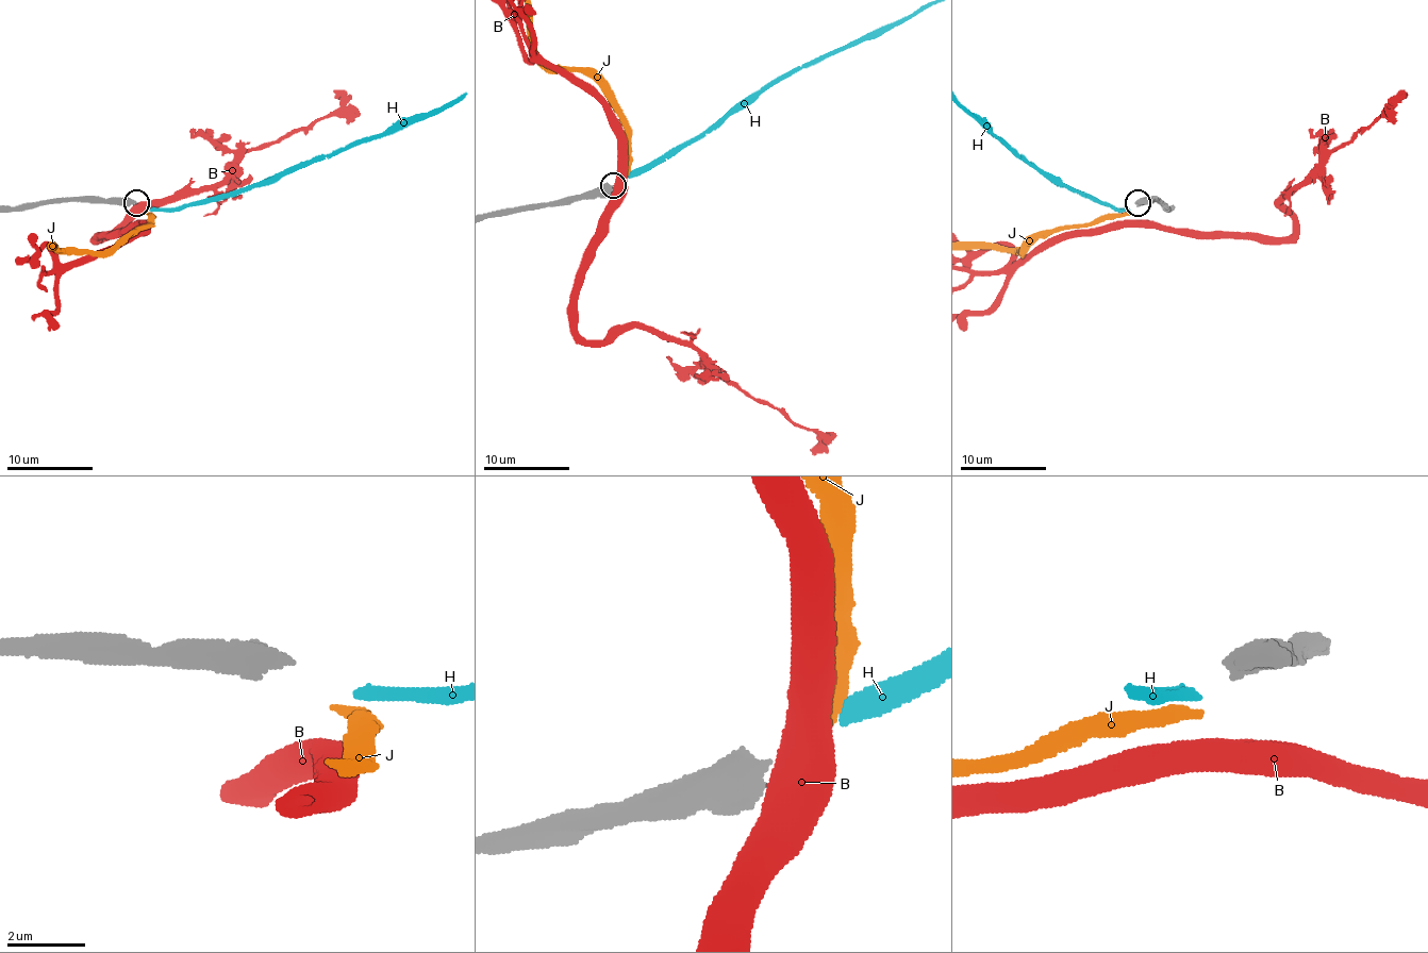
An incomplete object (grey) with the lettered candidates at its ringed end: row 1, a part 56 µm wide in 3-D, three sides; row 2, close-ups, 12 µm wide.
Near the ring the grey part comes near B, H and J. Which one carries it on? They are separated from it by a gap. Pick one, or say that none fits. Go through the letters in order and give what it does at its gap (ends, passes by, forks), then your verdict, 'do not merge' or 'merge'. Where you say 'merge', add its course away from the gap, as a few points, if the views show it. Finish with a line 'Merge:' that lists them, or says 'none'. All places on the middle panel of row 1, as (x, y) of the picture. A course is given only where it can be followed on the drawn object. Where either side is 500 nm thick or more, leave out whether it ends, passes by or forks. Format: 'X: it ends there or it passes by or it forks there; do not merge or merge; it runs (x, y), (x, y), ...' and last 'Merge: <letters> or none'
B: do not merge
H: it ends there; merge
J: it ends there; do not merge
Merge: H

